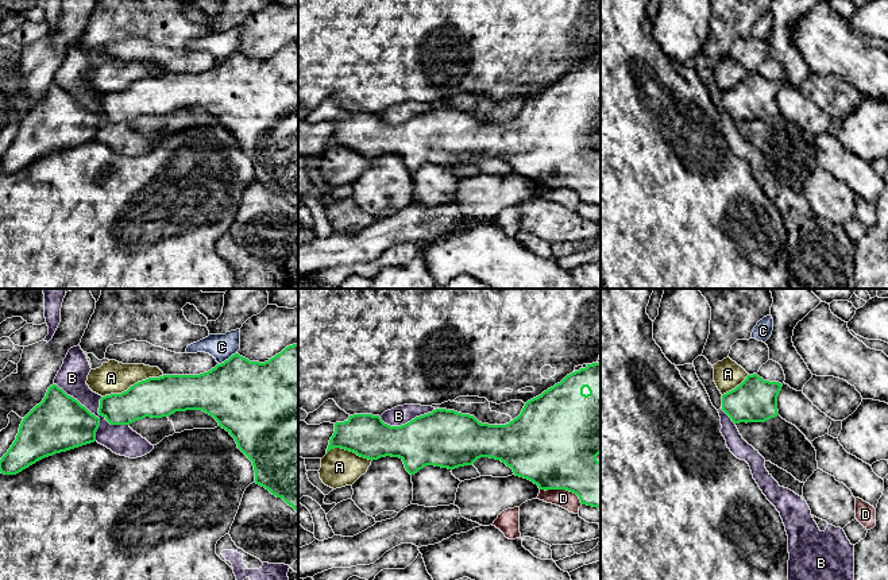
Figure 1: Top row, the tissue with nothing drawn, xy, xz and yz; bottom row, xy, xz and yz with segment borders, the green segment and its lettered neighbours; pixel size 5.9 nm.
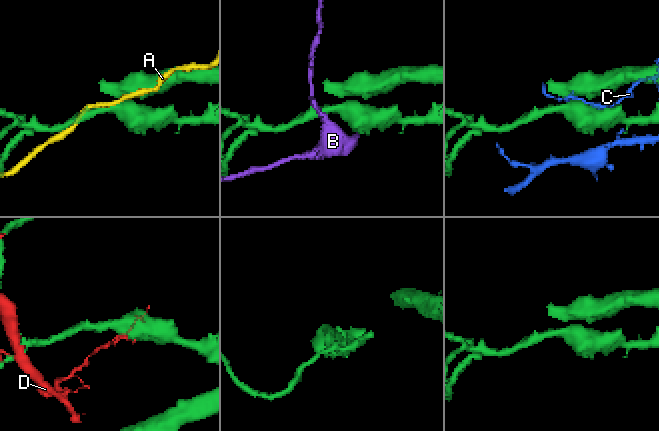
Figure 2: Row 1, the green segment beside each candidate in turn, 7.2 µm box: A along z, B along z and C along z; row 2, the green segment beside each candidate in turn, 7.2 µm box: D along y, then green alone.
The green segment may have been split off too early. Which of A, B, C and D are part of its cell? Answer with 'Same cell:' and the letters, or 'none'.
Same cell: none

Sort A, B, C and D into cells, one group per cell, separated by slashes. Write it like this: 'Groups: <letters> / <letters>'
Groups: A / B / C / D

